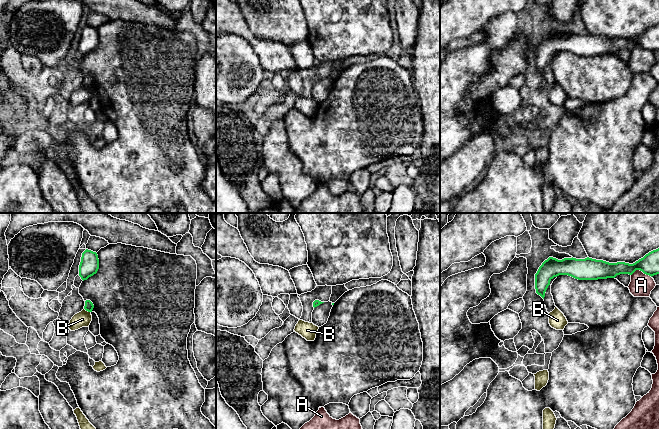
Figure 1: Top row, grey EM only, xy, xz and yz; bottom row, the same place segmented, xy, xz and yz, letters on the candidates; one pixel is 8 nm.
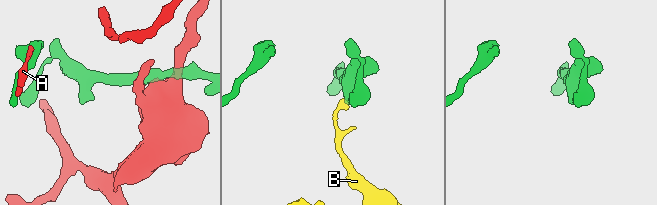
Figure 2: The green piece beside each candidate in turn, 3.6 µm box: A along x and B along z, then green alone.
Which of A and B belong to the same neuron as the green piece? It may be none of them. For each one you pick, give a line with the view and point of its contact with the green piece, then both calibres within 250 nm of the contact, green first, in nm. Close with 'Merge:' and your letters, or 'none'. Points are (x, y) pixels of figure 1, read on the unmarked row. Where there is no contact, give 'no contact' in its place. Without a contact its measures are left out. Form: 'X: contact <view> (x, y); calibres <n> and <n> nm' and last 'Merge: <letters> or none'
Merge: none

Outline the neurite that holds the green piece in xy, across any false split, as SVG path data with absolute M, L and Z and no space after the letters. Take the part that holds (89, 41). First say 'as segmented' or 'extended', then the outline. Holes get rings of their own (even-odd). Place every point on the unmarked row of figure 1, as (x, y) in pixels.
as segmented; M86 25L82 29L79 41L79 52L81 55L87 56L89 53L97 49L99 45L99 35L96 28Z

